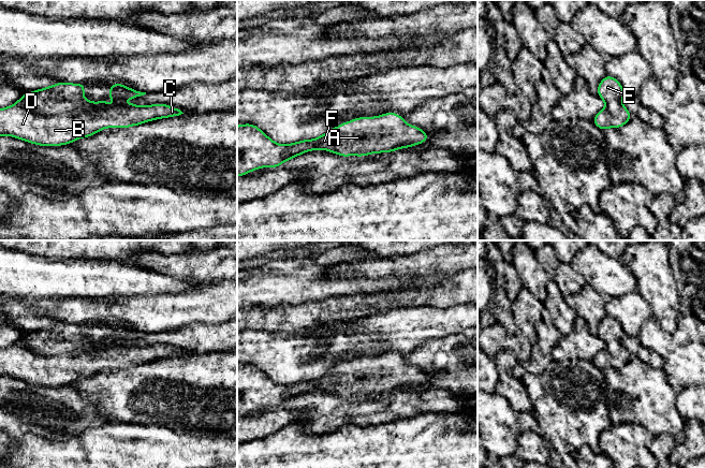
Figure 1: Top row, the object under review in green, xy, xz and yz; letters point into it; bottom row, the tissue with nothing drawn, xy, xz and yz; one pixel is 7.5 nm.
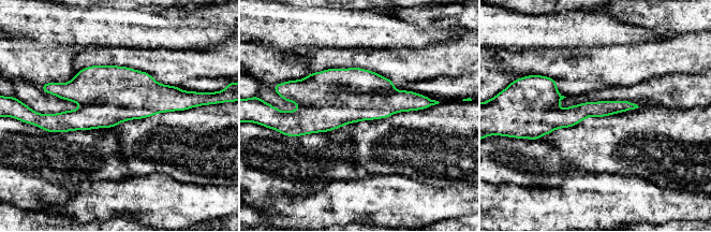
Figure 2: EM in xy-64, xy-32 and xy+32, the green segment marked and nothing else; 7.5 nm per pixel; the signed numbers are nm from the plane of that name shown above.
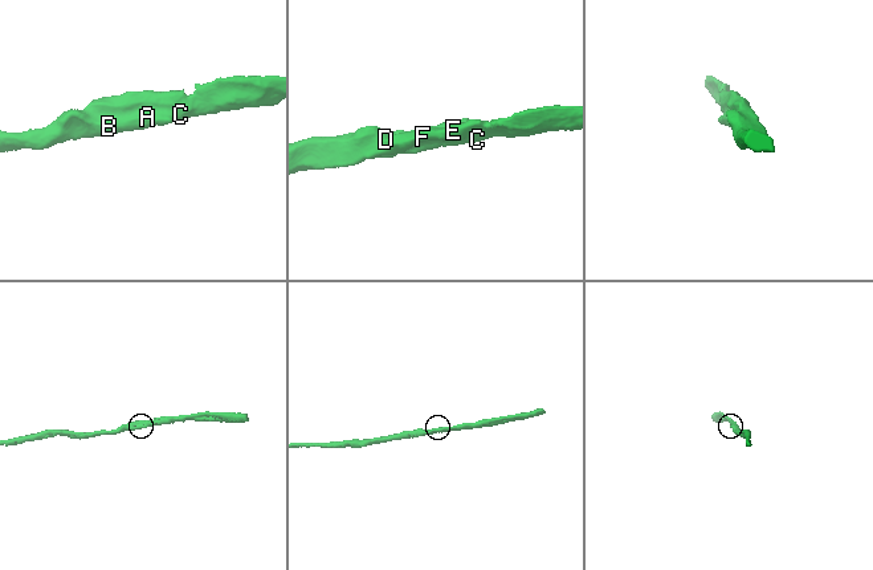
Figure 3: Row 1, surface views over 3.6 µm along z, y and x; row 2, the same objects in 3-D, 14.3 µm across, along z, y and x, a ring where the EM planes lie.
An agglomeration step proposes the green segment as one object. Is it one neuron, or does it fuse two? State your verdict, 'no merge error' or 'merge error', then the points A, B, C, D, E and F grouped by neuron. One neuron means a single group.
no merge error; A B C D E F

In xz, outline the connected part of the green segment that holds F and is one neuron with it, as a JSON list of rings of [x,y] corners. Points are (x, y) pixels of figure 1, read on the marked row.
[[[396,113],[359,117],[331,129],[314,138],[290,145],[276,144],[255,125],[237,126],[237,176],[260,167],[278,167],[306,151],[325,149],[342,157],[392,152],[427,141],[429,135],[408,126]]]

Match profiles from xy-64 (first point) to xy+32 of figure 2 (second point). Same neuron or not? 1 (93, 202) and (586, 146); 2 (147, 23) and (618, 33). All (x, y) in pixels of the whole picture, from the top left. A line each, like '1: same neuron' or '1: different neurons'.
1: different neurons
2: same neuron

